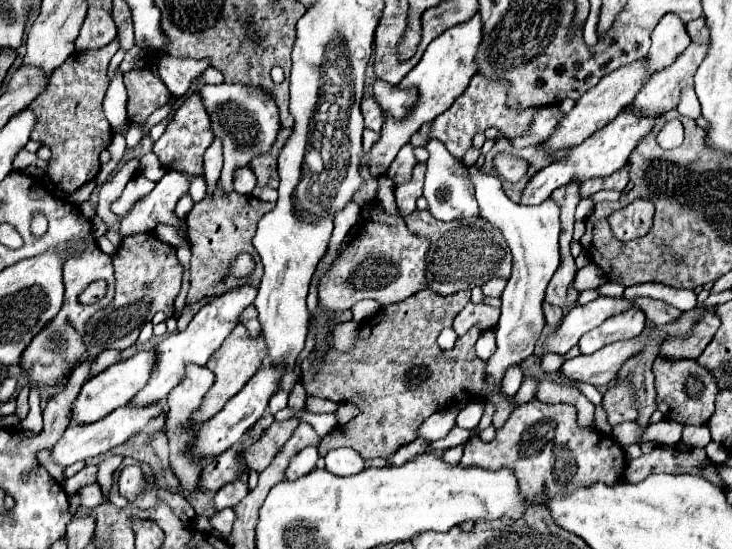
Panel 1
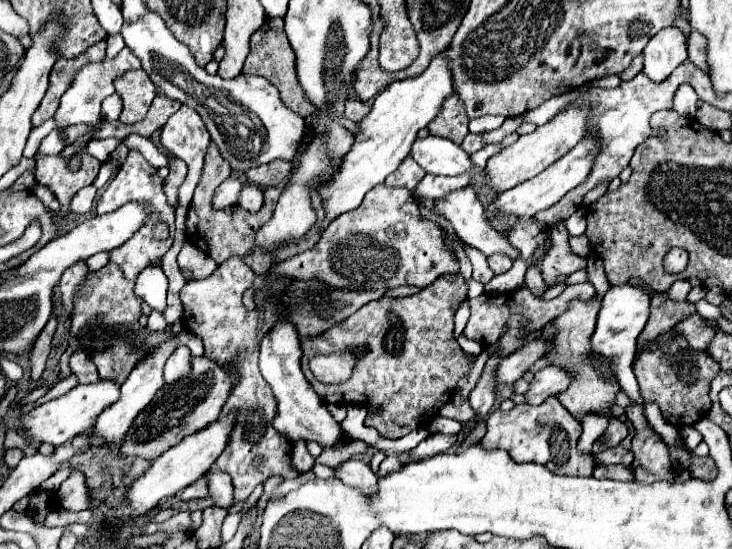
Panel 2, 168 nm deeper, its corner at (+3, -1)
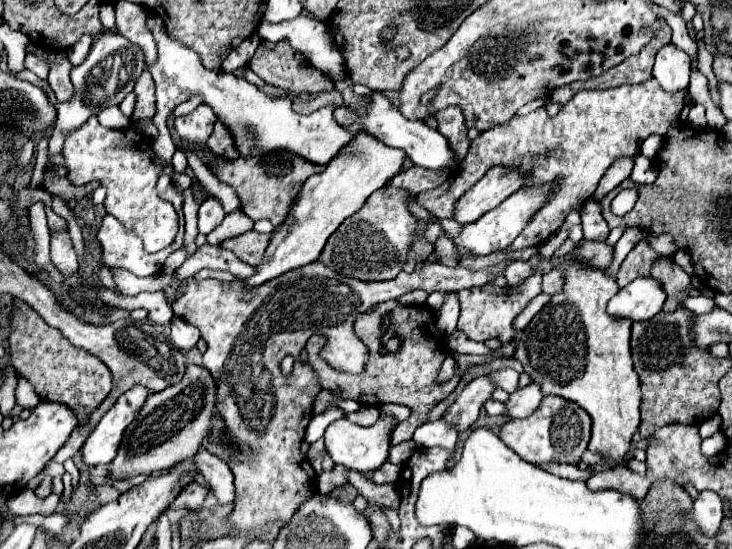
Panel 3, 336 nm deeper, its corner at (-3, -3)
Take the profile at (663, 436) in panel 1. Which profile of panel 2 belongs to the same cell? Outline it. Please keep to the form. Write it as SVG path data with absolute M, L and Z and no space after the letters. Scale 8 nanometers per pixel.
M617 419L610 421L609 426L602 439L608 444L609 447L615 447L621 443L629 434L629 429L626 423Z

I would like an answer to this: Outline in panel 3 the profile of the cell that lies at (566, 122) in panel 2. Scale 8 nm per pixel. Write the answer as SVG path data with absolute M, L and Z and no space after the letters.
M492 167L456 205L454 219L462 225L474 223L480 215L498 207L514 191L522 189L528 181L528 175L514 171L512 167Z

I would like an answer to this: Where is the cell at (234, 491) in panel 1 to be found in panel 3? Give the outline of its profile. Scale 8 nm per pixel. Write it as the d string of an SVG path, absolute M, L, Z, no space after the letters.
M200 449L194 455L194 465L208 481L208 487L216 495L218 503L234 501L234 475L226 461L218 459L216 455L208 453L206 449Z

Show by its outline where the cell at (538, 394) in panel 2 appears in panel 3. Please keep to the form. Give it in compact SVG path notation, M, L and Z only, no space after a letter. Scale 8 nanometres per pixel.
M530 383L510 395L510 399L506 401L506 407L508 407L506 415L508 417L528 417L540 407L542 399L544 395L538 383Z

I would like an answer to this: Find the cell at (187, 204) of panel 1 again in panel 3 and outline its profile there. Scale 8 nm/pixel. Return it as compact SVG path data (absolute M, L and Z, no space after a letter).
M200 105L196 107L190 115L178 117L174 121L174 129L178 133L178 139L192 147L194 151L202 153L206 147L206 139L212 133L212 127L216 123L216 115L208 105Z

